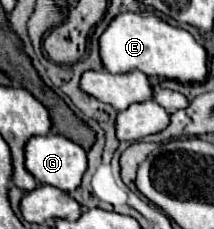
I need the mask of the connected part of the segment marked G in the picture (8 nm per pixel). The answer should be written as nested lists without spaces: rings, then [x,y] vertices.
[[[37,135],[25,143],[25,169],[35,177],[39,185],[51,185],[61,191],[73,191],[79,187],[87,169],[85,151],[63,135]]]

